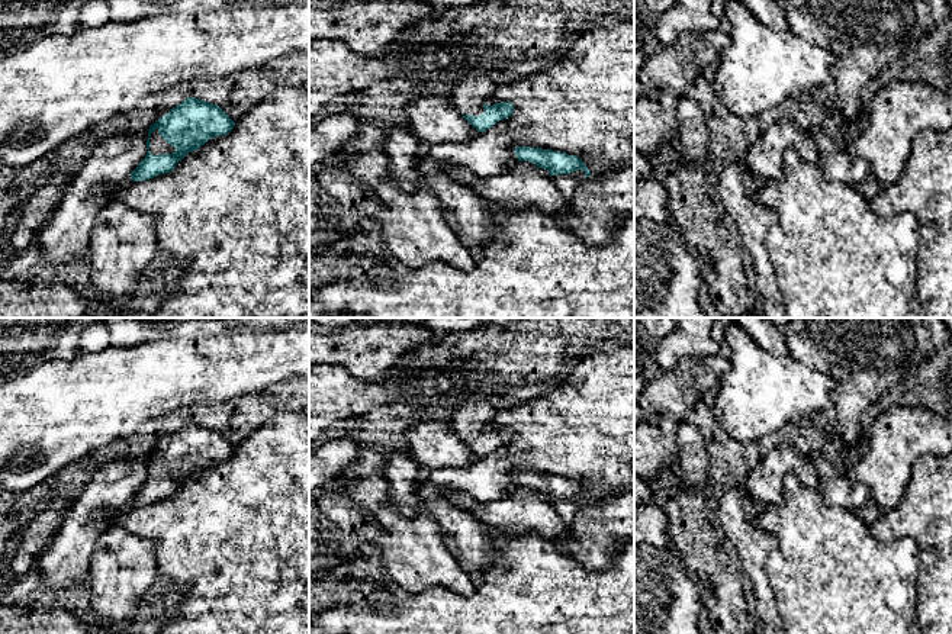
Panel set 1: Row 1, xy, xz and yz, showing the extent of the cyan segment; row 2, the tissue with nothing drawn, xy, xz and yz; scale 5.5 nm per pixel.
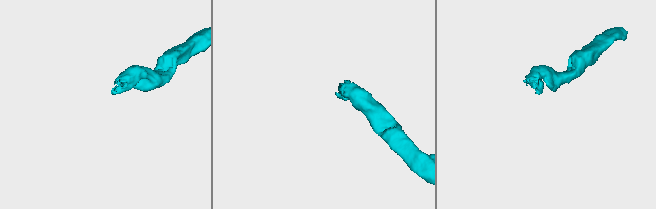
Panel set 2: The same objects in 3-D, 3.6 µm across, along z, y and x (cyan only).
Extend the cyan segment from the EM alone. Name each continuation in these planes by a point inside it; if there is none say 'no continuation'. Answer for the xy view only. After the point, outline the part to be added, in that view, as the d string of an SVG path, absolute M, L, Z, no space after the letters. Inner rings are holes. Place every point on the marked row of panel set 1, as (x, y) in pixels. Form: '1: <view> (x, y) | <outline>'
1: xy (158, 145) | M155 129L151 133L149 142L151 142L149 152L154 155L171 154L176 151L176 148L173 145L170 145L164 141L164 138L158 133L158 129Z

